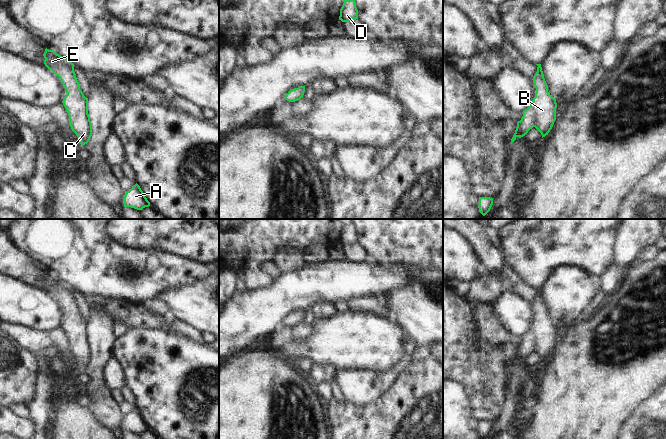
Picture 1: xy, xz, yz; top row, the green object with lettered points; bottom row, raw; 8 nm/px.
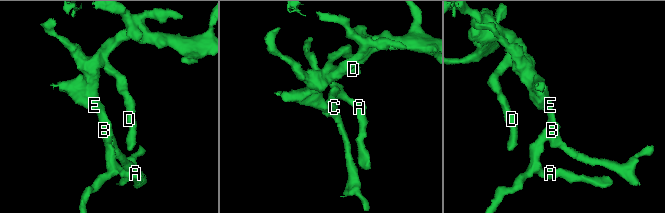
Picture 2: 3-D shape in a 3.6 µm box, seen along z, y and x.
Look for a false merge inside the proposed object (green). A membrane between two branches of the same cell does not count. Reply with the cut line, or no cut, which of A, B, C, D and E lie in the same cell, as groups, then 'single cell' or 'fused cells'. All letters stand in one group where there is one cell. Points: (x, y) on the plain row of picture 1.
no cut; A B C D E; single cell

